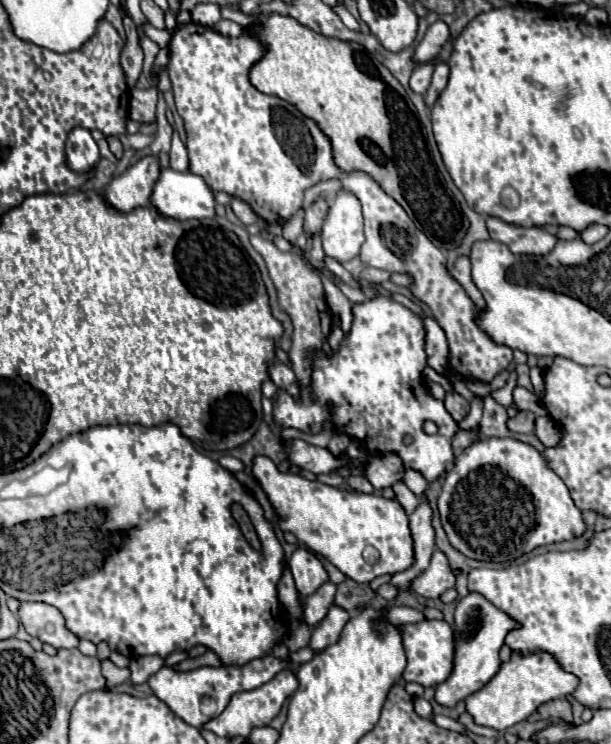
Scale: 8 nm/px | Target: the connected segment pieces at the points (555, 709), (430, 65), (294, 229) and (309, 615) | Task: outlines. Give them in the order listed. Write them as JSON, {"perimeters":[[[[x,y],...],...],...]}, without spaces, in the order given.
{"perimeters":[[[[558,698],[558,700],[552,700],[552,702],[546,702],[540,706],[540,718],[542,720],[548,720],[548,718],[560,718],[560,720],[566,720],[570,722],[572,720],[572,706],[570,702],[564,698]]],[[[436,59],[432,62],[426,62],[424,66],[418,66],[414,72],[412,72],[412,78],[410,78],[410,88],[418,94],[424,94],[428,90],[428,84],[430,84],[430,78],[432,78],[432,70],[436,66]]],[[[300,208],[294,218],[290,218],[286,224],[284,224],[284,238],[290,240],[290,242],[296,242],[296,236],[304,232],[304,210]]],[[[328,580],[328,582],[324,582],[324,586],[320,586],[320,590],[316,590],[316,594],[302,598],[306,624],[310,624],[312,628],[316,628],[320,624],[320,620],[326,616],[328,608],[334,604],[334,590],[336,590],[336,584],[332,584]]]]}

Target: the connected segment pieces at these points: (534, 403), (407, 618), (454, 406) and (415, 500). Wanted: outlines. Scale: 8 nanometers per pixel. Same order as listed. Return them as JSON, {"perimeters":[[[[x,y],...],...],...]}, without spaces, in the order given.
{"perimeters":[[[[516,386],[514,390],[514,404],[518,406],[518,410],[532,410],[536,416],[546,416],[546,408],[540,402],[540,398],[536,394],[530,394],[530,391],[522,386]]],[[[394,606],[392,610],[386,610],[386,620],[392,622],[394,626],[404,626],[408,622],[420,622],[424,618],[424,614],[416,608],[408,608],[408,606]]],[[[446,392],[444,406],[446,406],[446,410],[450,412],[450,416],[452,416],[456,422],[462,420],[462,418],[466,416],[466,412],[468,412],[468,402],[466,402],[460,394],[456,394],[456,392]]],[[[403,481],[396,482],[392,489],[395,492],[398,502],[406,511],[407,515],[410,516],[419,504],[419,497],[415,495]]]]}

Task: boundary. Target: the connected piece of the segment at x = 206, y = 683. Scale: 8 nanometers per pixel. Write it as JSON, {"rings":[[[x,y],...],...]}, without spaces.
{"rings":[[[306,646],[306,648],[300,648],[298,652],[290,652],[286,660],[274,658],[272,654],[268,654],[268,658],[256,658],[256,662],[248,662],[248,666],[218,666],[218,668],[202,666],[202,668],[196,668],[190,672],[178,672],[170,666],[162,666],[156,674],[150,676],[148,684],[150,684],[152,692],[162,702],[166,702],[174,714],[178,714],[184,722],[200,728],[204,722],[215,718],[226,708],[232,694],[258,688],[258,686],[266,684],[268,680],[272,680],[274,674],[278,674],[280,670],[292,668],[292,666],[288,666],[288,662],[296,662],[296,666],[300,666],[300,664],[308,662],[312,656],[314,656],[314,652]]]}

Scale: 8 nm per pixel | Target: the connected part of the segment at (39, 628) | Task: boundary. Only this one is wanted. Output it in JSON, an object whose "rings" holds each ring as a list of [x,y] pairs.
{"rings":[[[22,602],[18,612],[30,636],[52,644],[54,648],[76,648],[80,638],[66,628],[64,616],[44,602]]]}

